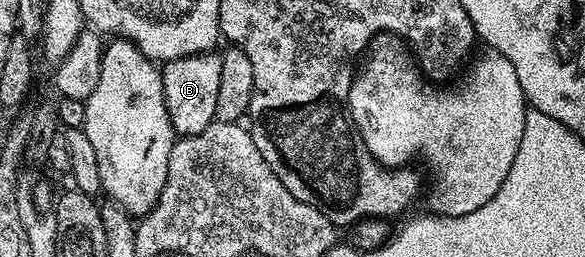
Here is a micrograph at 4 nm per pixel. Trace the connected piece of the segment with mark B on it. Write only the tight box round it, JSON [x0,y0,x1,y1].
[161,52,221,136]

